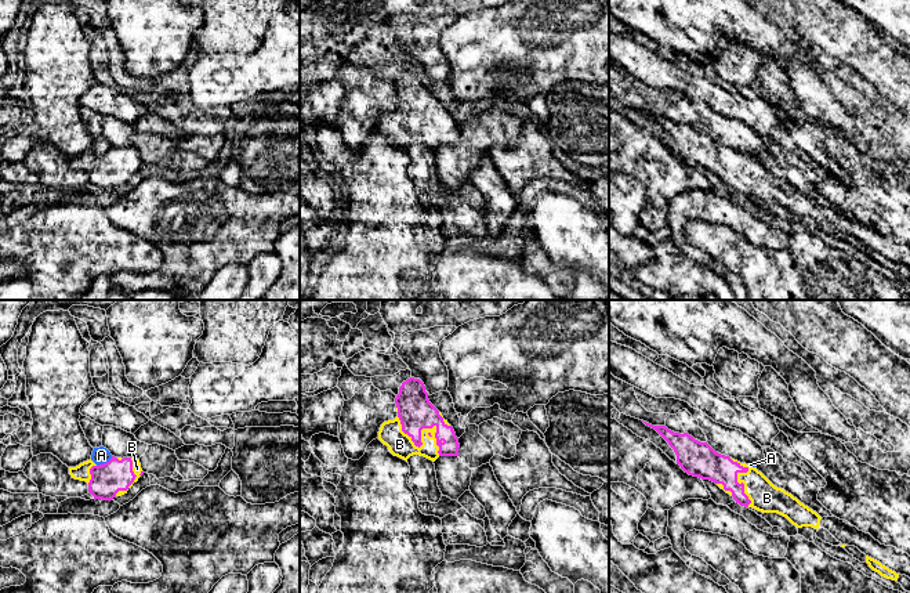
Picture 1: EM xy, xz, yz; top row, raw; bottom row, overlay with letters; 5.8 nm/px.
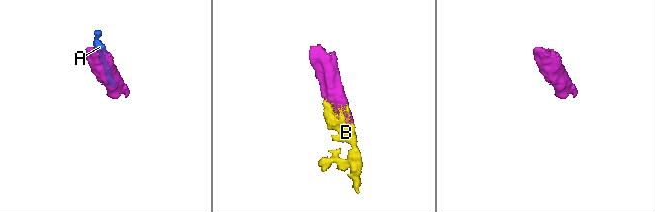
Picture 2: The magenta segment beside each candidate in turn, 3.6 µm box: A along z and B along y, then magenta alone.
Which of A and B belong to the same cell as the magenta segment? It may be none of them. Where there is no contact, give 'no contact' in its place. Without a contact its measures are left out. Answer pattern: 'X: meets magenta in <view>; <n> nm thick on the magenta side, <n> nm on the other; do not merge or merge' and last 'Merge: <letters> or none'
A: meets magenta in xy; 190 nm thick on the magenta side, 100 nm on the other; do not merge
B: meets magenta in xz; 200 nm thick on the magenta side, 140 nm on the other; merge
Merge: B

